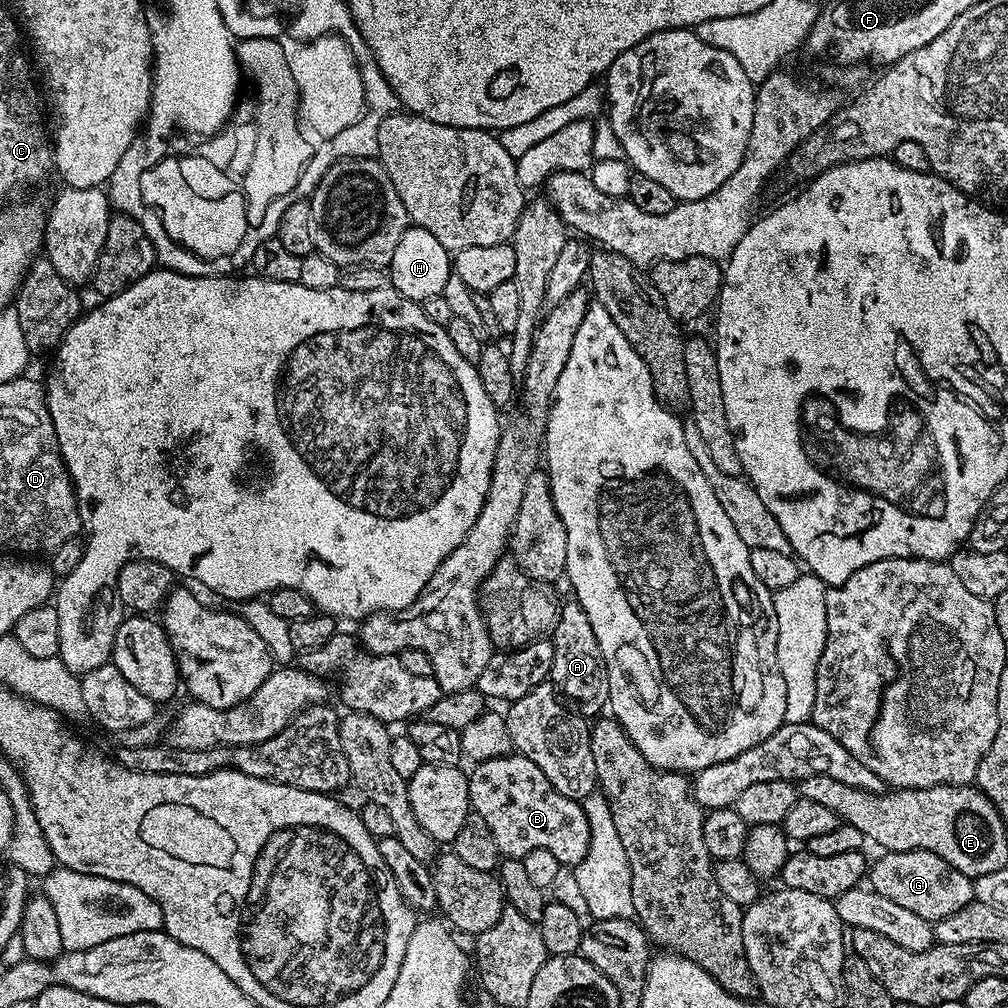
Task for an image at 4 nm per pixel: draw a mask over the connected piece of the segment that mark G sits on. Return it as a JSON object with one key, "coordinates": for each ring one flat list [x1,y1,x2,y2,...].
{"coordinates":[[910,850,884,852,881,857,881,860,877,864,875,861,870,868,872,891,890,898,890,902,898,902,898,906,918,914,918,918,935,922,962,910,976,900,973,877,962,874,962,870,954,870,954,866,938,858,938,854,926,850]]}

